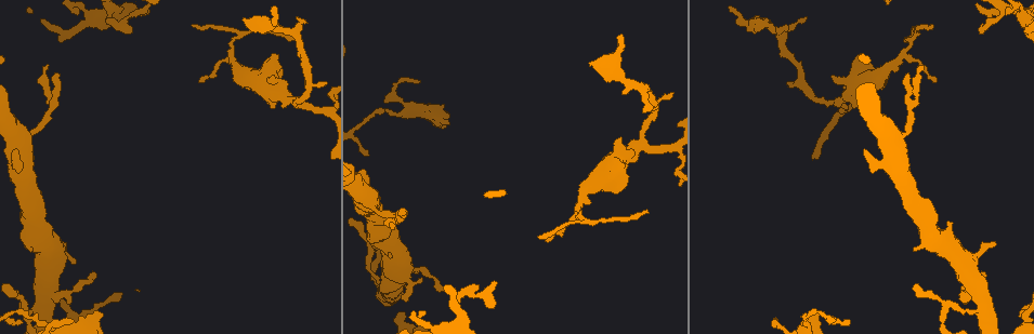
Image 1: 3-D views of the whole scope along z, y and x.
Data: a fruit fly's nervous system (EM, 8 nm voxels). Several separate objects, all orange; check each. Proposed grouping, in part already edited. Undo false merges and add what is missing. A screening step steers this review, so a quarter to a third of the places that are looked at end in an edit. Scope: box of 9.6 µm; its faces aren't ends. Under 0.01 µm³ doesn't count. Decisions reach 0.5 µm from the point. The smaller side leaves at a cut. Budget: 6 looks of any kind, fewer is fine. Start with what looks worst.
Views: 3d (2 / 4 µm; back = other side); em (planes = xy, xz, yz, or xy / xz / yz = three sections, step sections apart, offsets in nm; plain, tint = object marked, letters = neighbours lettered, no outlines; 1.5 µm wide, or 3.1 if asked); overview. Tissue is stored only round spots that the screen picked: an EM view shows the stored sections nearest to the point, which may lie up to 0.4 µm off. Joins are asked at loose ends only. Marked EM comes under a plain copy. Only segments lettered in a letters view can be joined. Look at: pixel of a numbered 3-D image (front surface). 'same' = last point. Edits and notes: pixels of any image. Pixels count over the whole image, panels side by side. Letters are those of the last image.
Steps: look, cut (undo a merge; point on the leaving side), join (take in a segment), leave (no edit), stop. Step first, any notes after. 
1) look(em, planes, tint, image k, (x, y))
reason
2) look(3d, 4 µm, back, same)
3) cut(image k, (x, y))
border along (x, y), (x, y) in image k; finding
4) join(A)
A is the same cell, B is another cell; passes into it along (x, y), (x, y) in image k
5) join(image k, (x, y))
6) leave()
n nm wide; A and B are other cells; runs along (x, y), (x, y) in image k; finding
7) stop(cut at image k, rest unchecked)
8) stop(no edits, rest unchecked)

look(em, planes, letters, image 1, (759, 17))
an open end

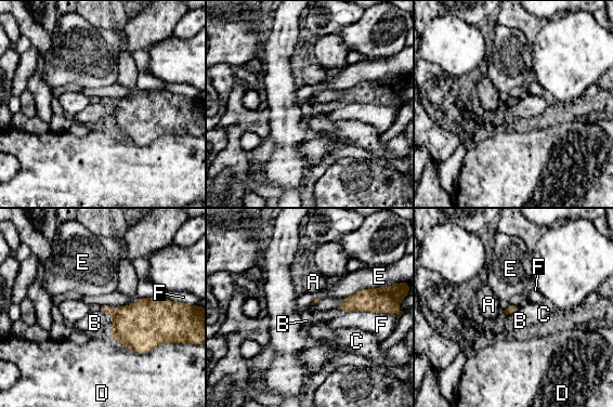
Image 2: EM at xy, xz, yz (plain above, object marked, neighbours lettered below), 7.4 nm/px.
leave()
A, B, C, D, E and F are other cells; no lettered segment goes on from it

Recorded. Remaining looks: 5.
look(em, yz, step 4, tint, image 1, (642, 144))
branch point

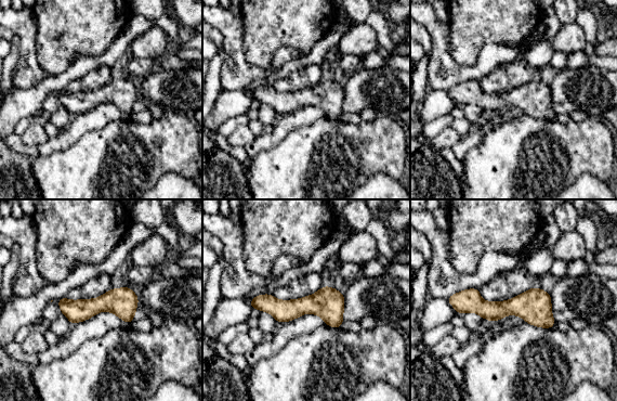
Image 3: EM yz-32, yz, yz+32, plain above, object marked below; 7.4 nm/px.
look(em, yz, step 4, letters, same)
see the neighbours

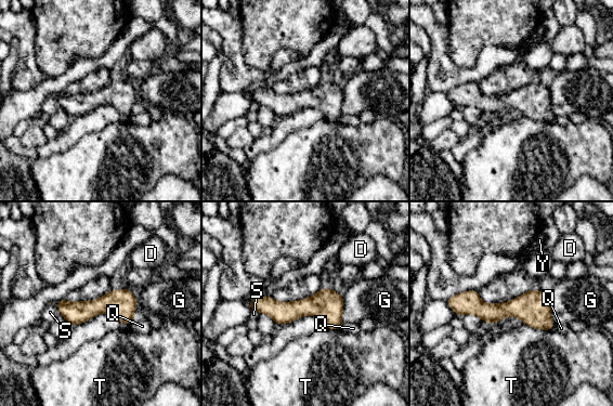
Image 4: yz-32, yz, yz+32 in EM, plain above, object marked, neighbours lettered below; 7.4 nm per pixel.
leave()
D, G, Q, S, T and Y are other cells; one cell here

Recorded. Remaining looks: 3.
look(em, planes, letters, image 1, (113, 24))
calibre changes

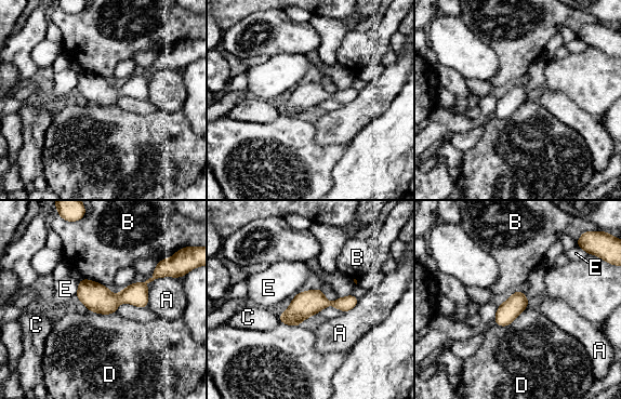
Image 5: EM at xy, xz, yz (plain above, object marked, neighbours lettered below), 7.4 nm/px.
leave()
A, B, C, D and E are other cells; all the same cell

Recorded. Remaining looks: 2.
stop(no edits, rest unchecked)

